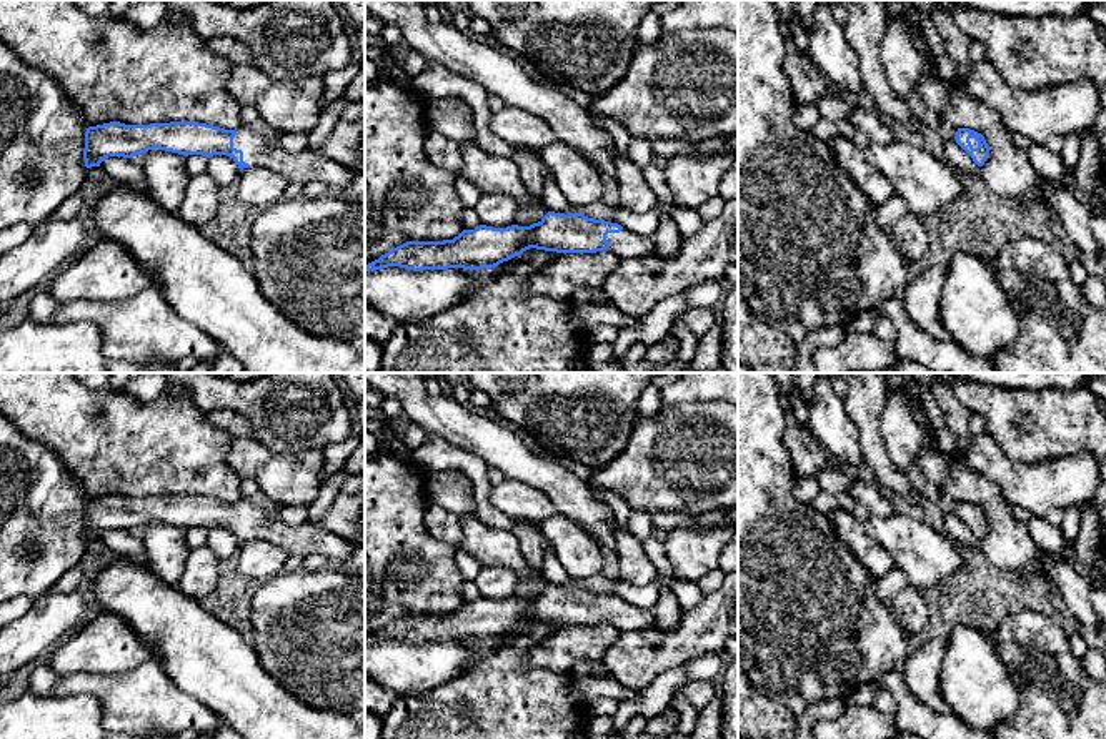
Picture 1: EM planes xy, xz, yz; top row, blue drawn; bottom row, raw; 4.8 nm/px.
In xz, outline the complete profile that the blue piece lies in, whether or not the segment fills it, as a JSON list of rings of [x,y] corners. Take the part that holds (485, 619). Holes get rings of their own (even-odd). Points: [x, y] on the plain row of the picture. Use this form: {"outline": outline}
{"outline": [[[548,584],[538,596],[530,599],[493,601],[480,598],[475,603],[463,603],[453,613],[406,614],[368,636],[365,644],[388,639],[413,644],[448,641],[491,642],[530,621],[556,626],[611,622],[620,631],[645,631],[658,626],[653,609],[641,609],[618,596],[588,591],[583,586]]]}

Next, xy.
{"outline": [[[110,494],[88,499],[85,504],[85,539],[100,539],[108,529],[132,531],[160,521],[178,528],[230,529],[240,543],[263,539],[286,551],[288,556],[306,558],[321,554],[335,568],[345,566],[351,556],[353,544],[328,533],[315,523],[286,524],[281,519],[268,519],[267,509],[242,498],[237,503],[198,494],[170,494],[150,498],[125,498]]]}

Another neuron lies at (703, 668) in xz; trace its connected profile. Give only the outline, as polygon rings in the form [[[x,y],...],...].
[[[716,654],[698,656],[685,662],[691,681],[716,681],[723,674],[728,659]]]

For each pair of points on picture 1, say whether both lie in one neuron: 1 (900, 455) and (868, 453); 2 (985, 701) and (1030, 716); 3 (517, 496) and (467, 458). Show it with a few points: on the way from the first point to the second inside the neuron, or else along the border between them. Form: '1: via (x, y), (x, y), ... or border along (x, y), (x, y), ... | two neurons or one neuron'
1: border along (878, 416), (883, 450), (908, 476) | two neurons
2: border along (1006, 673), (1016, 689), (1016, 709), (1003, 721) | two neurons
3: border along (492, 486), (492, 501), (515, 520) | two neurons

